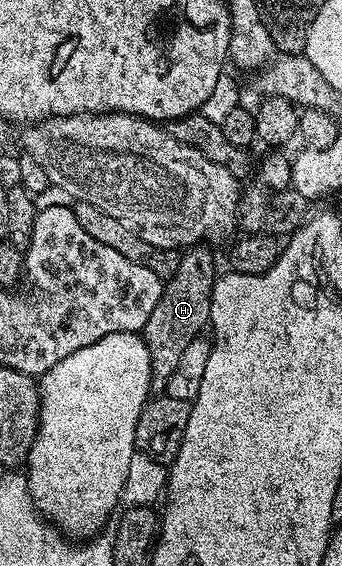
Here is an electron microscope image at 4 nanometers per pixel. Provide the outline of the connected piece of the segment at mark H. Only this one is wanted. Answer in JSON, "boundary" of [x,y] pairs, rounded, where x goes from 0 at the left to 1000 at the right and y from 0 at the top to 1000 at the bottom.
{"boundary":[[[582,431],[553,436],[523,454],[515,481],[482,493],[468,530],[456,544],[444,544],[444,558],[433,558],[433,572],[421,572],[409,585],[444,636],[450,668],[439,675],[442,691],[482,691],[491,664],[503,664],[529,625],[547,618],[550,608],[561,608],[567,597],[611,578],[620,509],[632,489],[626,449],[611,440],[623,442],[611,433]]]}

